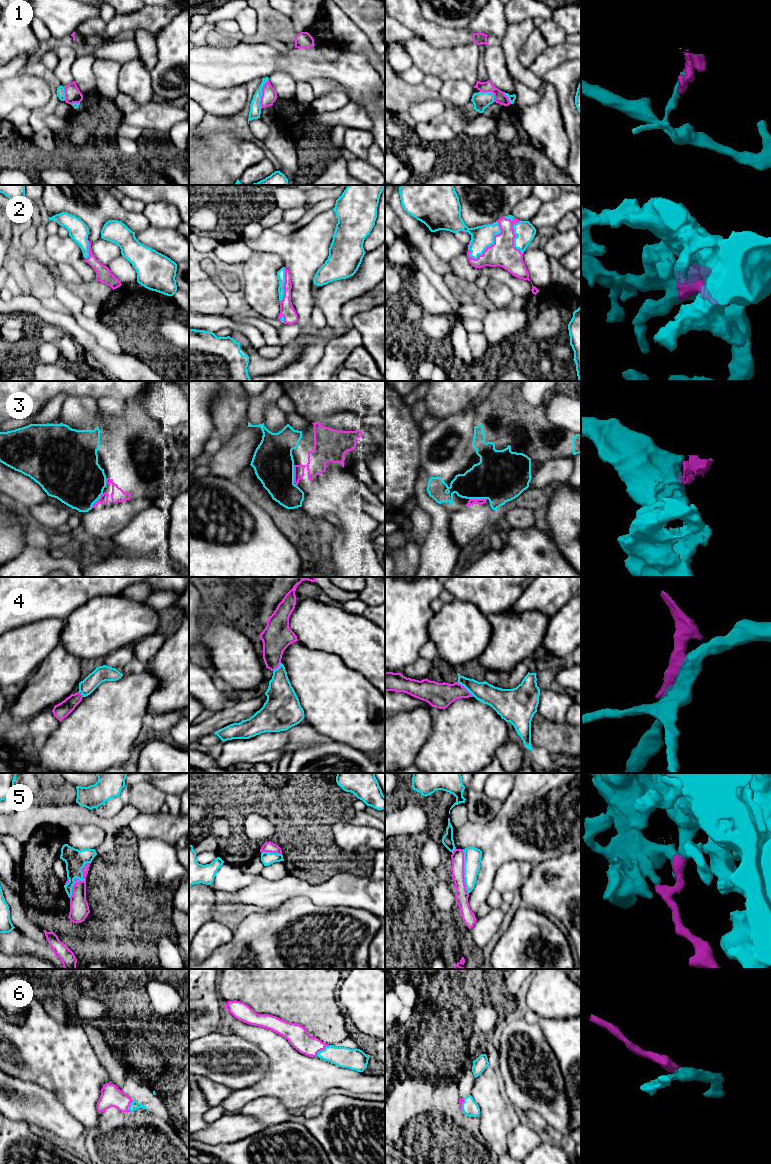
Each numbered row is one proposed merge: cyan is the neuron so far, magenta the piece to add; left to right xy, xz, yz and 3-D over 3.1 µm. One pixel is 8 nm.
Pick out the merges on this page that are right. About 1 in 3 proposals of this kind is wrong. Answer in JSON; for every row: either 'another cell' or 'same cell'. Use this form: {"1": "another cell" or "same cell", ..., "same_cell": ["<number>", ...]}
{"1": "another cell", "2": "same cell", "3": "same cell", "4": "another cell", "5": "another cell", "6": "same cell", "same_cell": ["2", "3", "6"]}

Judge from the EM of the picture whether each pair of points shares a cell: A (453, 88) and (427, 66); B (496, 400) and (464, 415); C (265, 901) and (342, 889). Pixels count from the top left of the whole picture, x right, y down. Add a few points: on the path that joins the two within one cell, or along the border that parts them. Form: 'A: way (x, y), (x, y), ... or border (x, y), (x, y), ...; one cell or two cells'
A: border (442, 81), (464, 80), (467, 83); two cells
B: border (477, 407), (474, 418); two cells
C: way (284, 890), (323, 890); one cell

